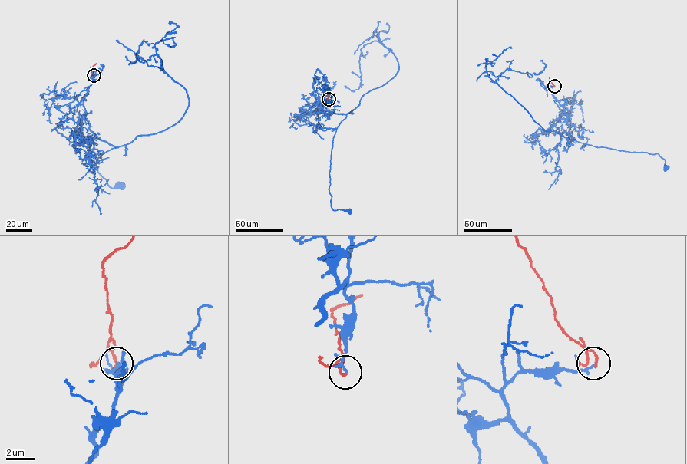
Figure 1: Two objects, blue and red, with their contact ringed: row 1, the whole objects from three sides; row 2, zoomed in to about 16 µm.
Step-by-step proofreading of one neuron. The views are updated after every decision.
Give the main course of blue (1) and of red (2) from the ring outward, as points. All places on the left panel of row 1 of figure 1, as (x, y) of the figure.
1: (94, 75), (80, 103), (95, 136), (118, 147), (102, 154), (94, 164), (110, 187), (121, 184)
2: (94, 75), (93, 67), (96, 63)

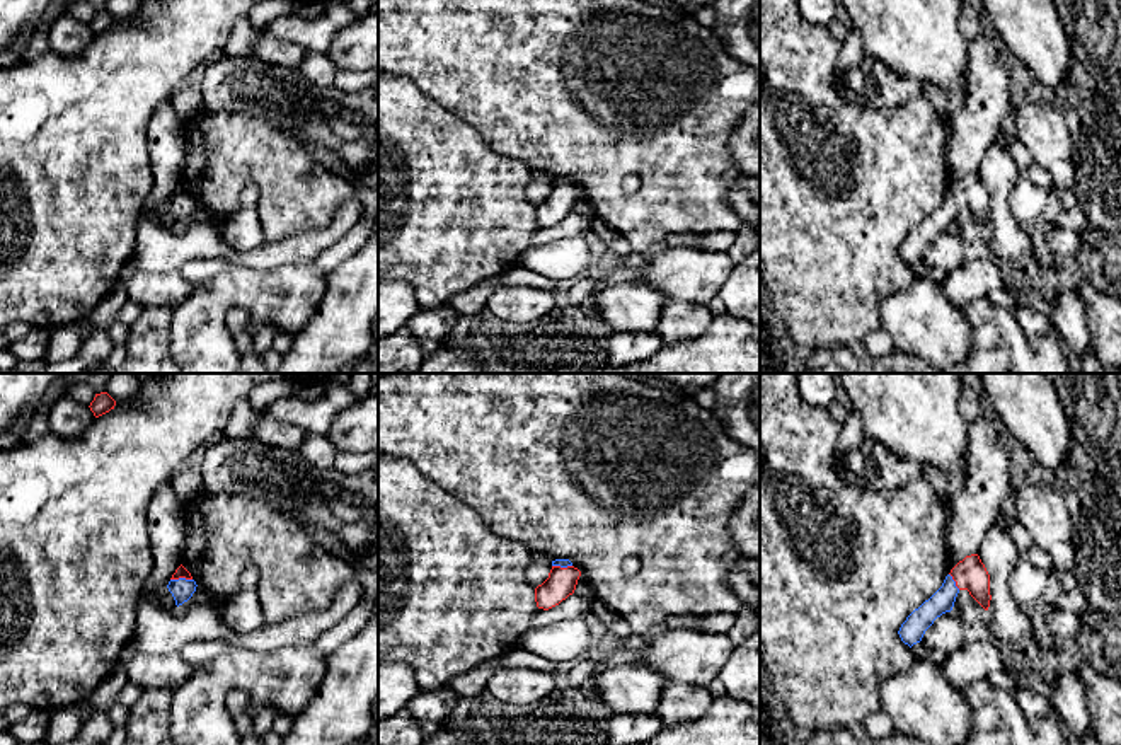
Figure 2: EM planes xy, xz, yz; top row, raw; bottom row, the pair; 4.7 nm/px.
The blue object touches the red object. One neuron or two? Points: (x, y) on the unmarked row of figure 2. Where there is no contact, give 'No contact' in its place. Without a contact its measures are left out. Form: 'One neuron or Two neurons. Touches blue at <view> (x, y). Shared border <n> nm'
One neuron. Touches blue at xy (181, 196). Shared border 100 nm

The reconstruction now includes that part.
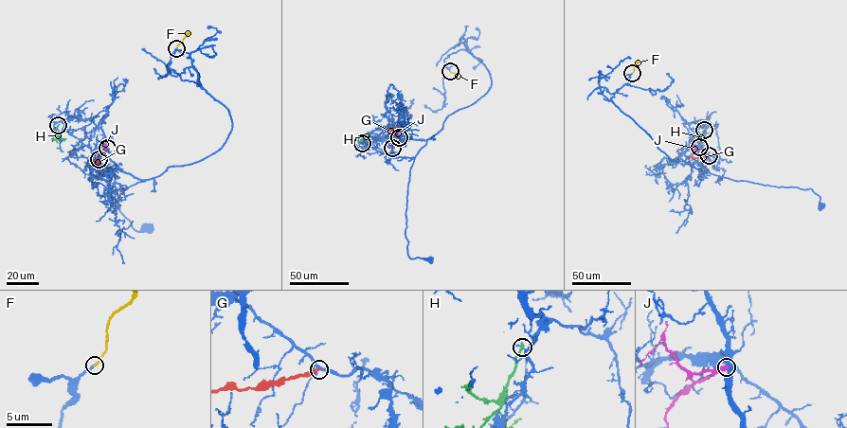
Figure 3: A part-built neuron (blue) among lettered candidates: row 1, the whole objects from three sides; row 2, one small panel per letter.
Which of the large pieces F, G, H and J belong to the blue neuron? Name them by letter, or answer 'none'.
F

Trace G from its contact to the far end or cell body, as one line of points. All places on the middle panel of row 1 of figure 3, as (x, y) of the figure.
G: (391, 148), (388, 127)

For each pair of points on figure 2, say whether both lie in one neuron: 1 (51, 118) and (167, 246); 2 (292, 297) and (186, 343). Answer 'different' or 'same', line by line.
1: different
2: same

